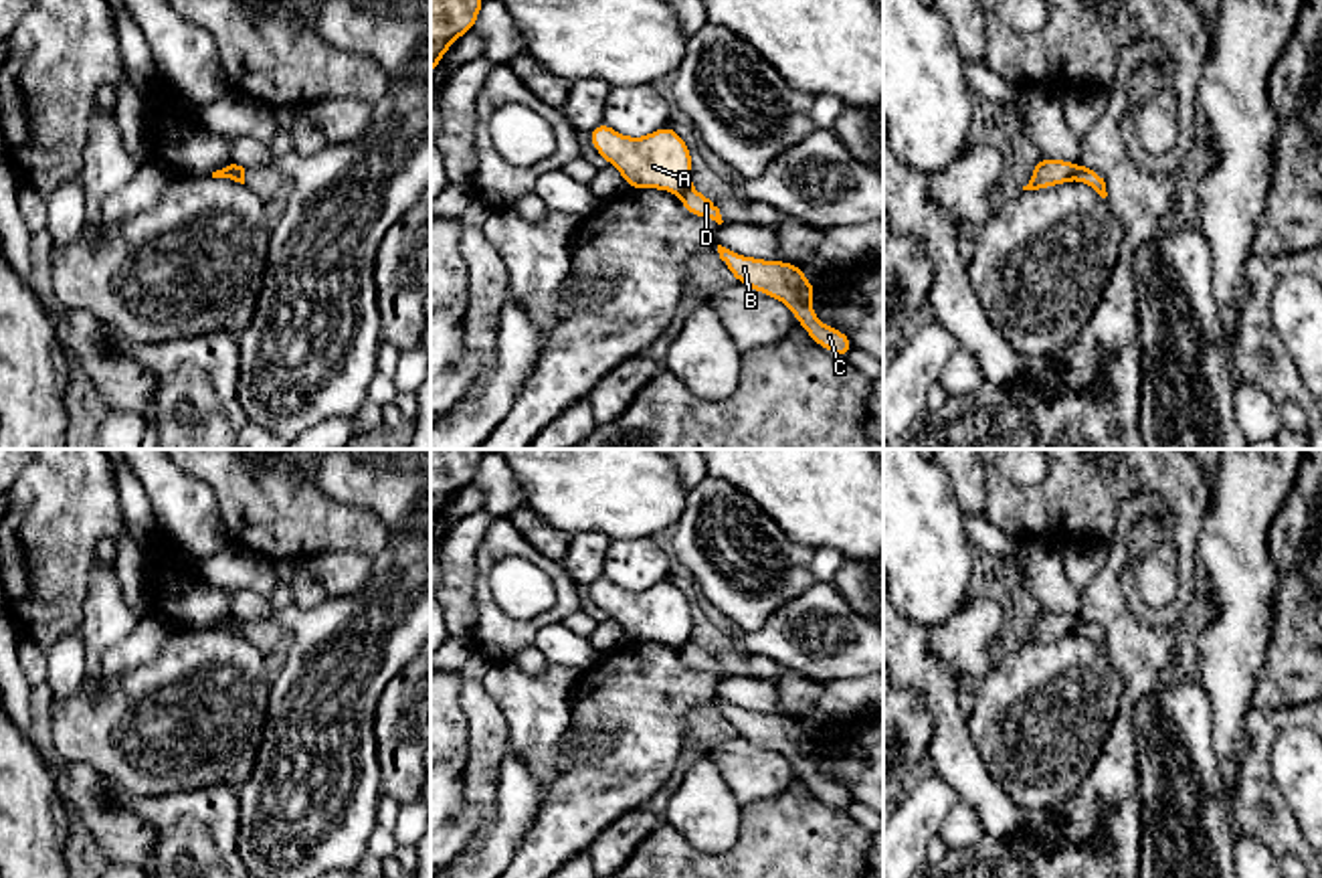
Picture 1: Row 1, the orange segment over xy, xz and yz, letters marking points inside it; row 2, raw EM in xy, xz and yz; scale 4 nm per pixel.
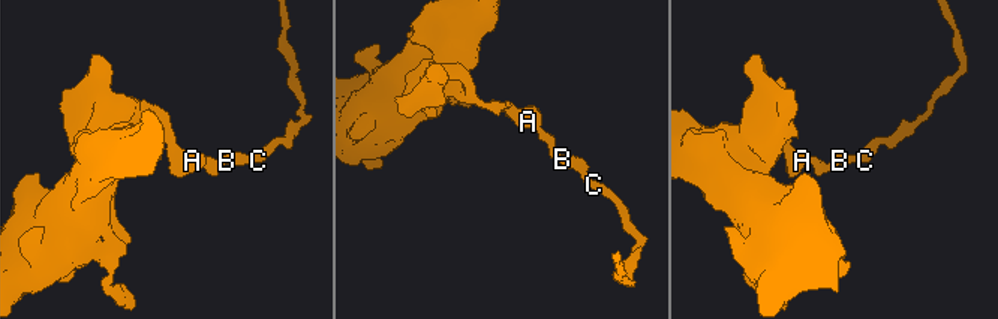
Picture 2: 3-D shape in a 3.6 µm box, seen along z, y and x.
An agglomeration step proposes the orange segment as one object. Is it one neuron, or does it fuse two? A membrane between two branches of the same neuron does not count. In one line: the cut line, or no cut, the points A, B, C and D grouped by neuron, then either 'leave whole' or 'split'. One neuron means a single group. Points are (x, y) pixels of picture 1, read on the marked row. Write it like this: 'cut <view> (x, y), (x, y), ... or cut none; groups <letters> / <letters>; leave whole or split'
cut yz (1078, 164), (1074, 179); groups A / B C D; split

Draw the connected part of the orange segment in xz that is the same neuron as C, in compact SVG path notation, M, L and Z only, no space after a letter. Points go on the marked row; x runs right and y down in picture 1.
M718 245L720 259L736 281L786 303L805 332L825 350L849 356L855 344L845 332L825 326L813 312L811 299L819 293L798 265L738 255Z

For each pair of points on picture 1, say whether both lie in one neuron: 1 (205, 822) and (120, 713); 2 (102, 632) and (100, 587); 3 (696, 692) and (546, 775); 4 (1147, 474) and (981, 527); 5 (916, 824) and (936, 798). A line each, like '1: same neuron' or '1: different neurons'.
1: different neurons
2: same neuron
3: different neurons
4: different neurons
5: same neuron

